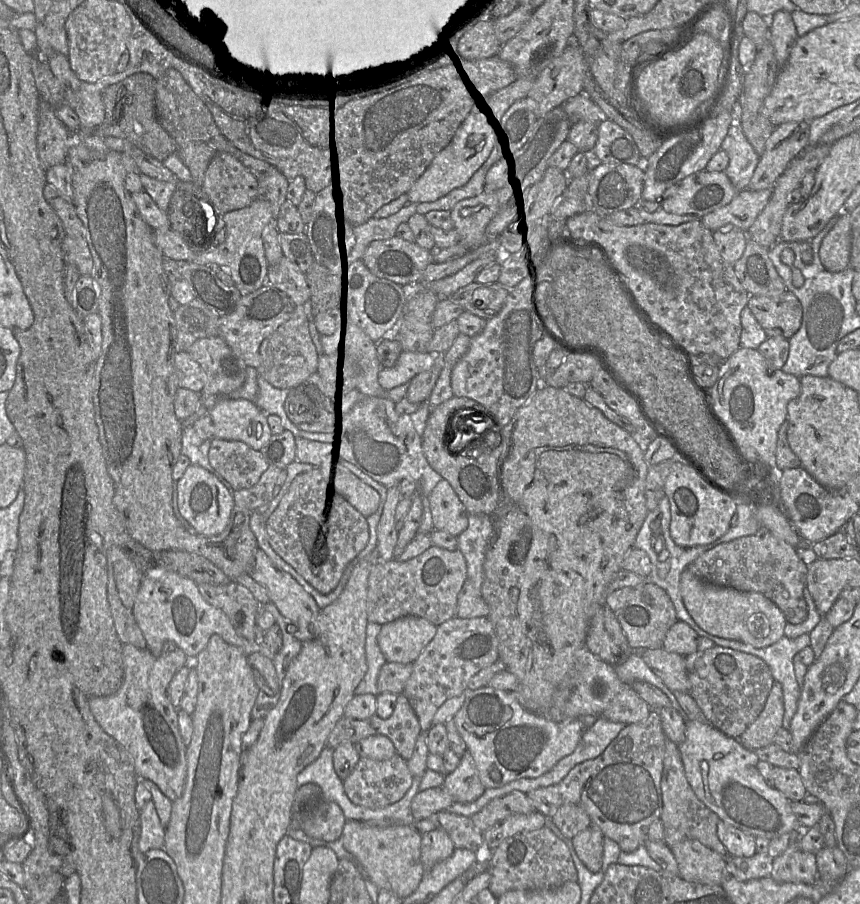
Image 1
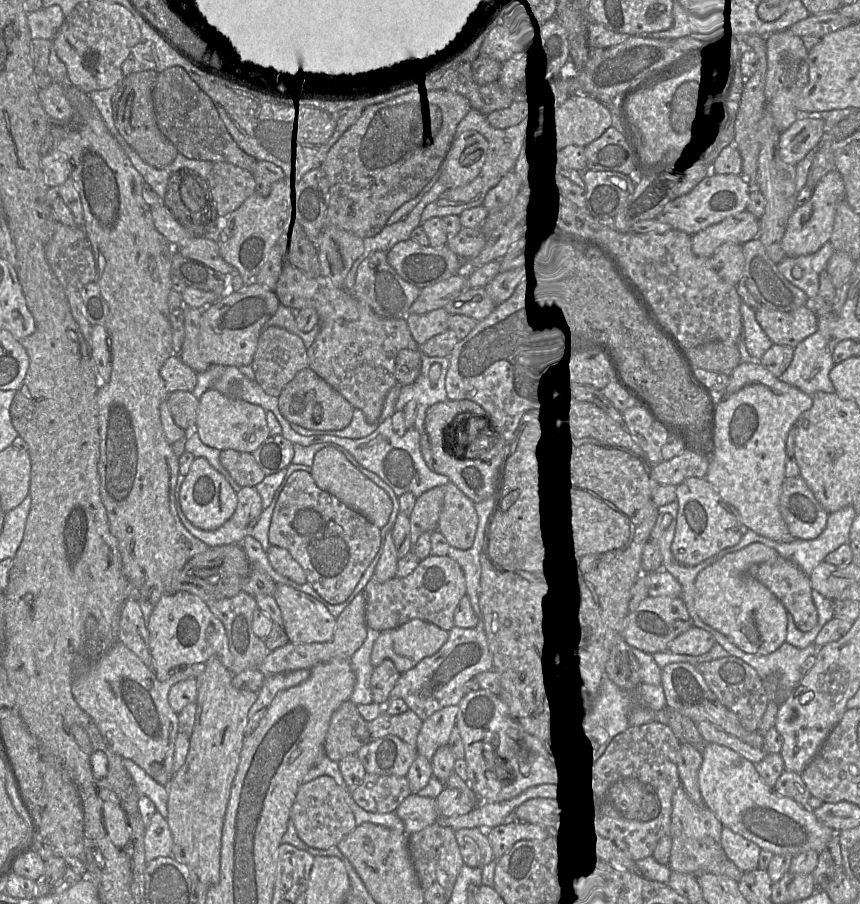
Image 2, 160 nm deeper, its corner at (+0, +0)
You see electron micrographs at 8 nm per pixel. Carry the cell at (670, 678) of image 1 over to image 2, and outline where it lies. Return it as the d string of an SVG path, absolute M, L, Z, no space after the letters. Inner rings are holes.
M688 662L670 663L661 669L661 674L669 709L681 713L695 723L708 721L753 747L764 748L764 735L757 731L750 732L743 727L738 717L725 707L711 691L696 665Z

